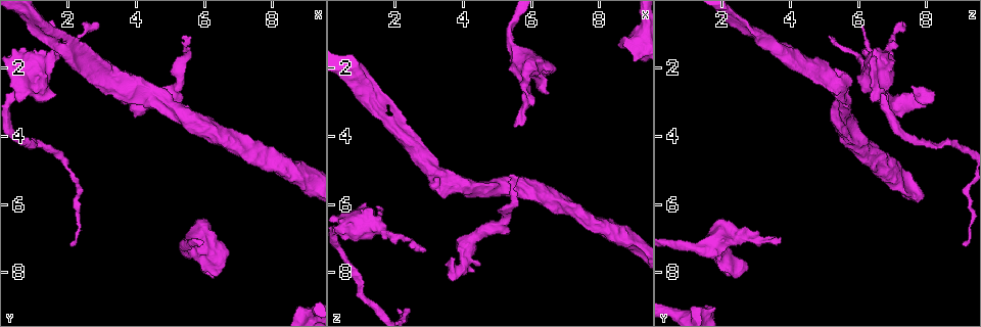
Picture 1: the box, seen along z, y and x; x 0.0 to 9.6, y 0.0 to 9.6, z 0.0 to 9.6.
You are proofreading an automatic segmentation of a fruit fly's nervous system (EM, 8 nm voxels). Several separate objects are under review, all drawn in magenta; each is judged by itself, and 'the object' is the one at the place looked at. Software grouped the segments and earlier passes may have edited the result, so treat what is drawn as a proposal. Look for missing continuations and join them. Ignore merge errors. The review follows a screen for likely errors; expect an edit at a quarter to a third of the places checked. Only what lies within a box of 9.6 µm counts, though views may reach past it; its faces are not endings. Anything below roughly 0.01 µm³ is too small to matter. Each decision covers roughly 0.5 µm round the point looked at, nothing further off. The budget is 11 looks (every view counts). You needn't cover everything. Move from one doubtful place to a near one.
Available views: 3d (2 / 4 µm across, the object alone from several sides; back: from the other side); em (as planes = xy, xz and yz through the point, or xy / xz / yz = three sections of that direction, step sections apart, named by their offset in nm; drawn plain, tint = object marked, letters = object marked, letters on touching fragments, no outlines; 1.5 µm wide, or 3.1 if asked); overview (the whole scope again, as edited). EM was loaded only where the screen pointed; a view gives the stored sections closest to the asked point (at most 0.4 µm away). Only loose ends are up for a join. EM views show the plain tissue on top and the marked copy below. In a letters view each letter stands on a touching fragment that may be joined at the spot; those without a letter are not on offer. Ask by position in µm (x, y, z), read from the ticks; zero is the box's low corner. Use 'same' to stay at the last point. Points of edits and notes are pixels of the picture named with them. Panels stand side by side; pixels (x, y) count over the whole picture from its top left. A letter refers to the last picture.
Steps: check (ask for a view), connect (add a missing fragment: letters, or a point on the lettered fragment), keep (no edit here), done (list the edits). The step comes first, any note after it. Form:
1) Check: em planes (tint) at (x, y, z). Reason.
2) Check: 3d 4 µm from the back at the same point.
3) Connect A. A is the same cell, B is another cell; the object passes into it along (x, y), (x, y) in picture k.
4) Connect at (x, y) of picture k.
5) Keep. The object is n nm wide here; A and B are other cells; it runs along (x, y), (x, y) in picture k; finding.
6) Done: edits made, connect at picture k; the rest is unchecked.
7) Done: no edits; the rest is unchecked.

Check: em planes (letters) at (6.45, 7.80, 2.80). Free end.

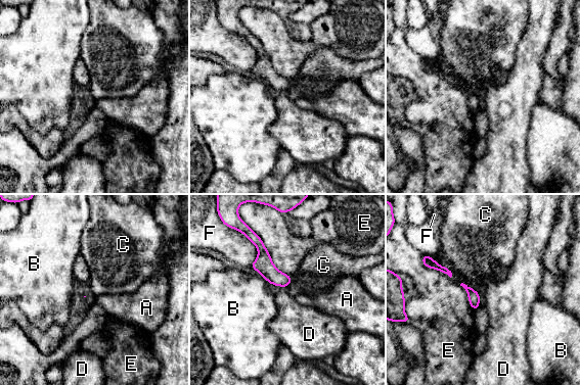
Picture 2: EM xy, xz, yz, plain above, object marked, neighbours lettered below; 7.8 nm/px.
Keep. A, B, C, D, E and F are other cells; none of them fits.

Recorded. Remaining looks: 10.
Check: em yz step 8 (tint) at (5.30, 1.05, 5.15). Long arm stops here.

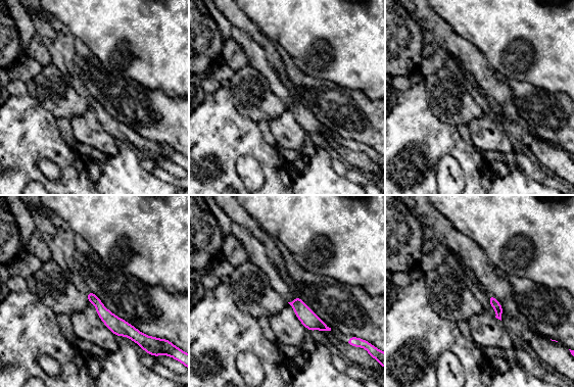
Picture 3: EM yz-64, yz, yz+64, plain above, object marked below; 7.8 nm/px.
Check: em planes (letters) at the same point. Cut it another way.

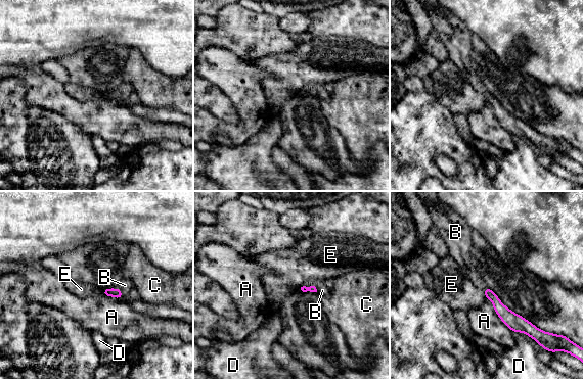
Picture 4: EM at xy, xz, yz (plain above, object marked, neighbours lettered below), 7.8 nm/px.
Connect B. B is the same cell, A, C, D and E are other cells; the object passes into it along (312, 288), (312, 286), (322, 290) in picture 4; the neuron continues.

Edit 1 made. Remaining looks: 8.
Check: overview. Redraw.

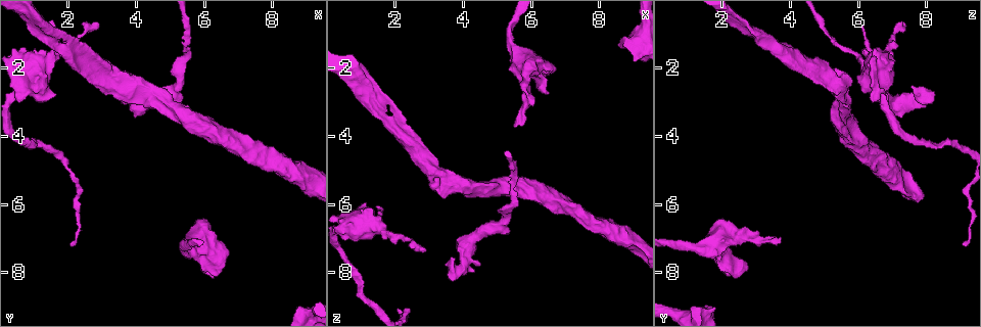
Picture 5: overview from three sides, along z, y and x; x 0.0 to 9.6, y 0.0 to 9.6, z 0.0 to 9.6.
Check: 3d 2 µm at (1.50, 0.65, 6.15). An open end.

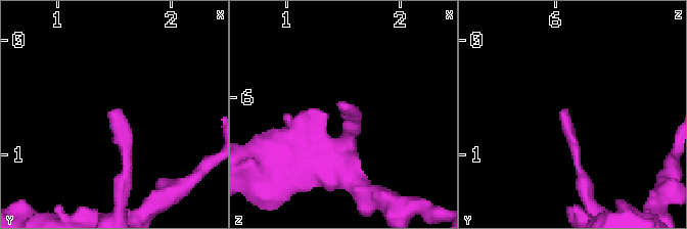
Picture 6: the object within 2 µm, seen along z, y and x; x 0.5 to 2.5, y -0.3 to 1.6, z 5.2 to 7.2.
Check: em yz step 8 (tint) at (1.50, 0.62, 6.08). Now the EM.

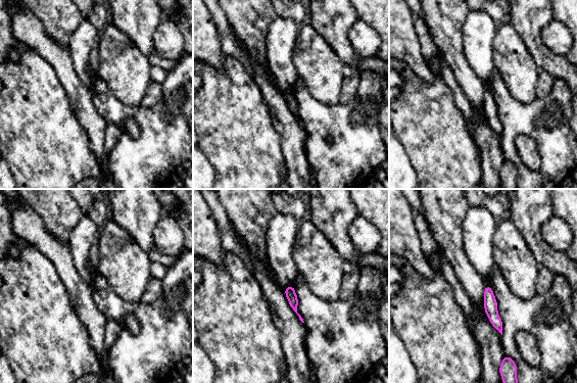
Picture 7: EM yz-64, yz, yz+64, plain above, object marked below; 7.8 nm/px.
Check: em yz step 8 (letters) at the same point. See the neighbours.

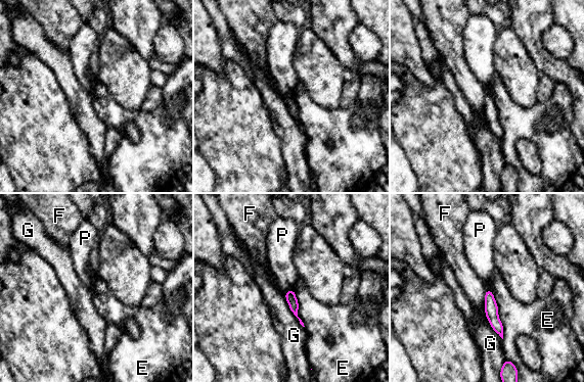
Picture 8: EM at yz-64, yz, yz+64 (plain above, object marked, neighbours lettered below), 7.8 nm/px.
Keep. The object is 80 nm wide here; E, F, G and P are other cells; a border runs along (293, 289), (284, 293) in picture 8; no lettered fragment goes on from it.

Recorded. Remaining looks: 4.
Check: 3d 4 µm at (2.85, 0.60, 7.30). Branch stops here.

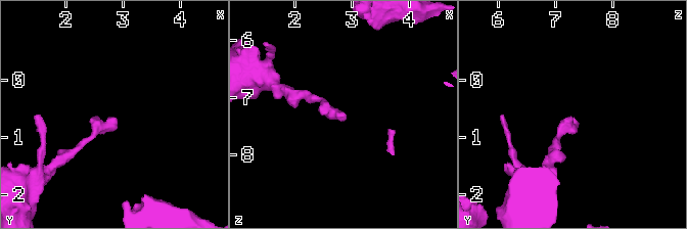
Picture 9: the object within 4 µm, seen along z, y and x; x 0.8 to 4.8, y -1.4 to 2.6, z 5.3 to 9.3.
Check: em planes (letters) at (2.85, 0.65, 7.25).

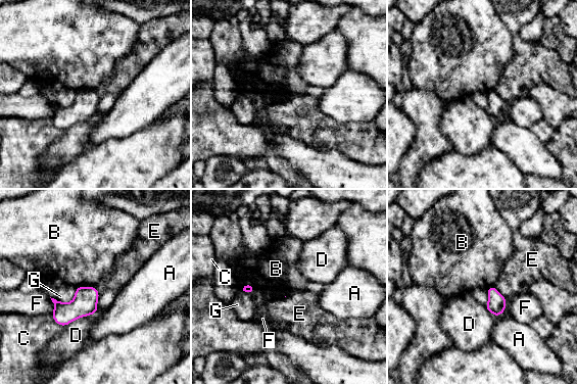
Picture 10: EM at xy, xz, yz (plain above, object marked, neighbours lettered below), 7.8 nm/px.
Keep. A, B, C, D, E, F and G are other cells; a border runs along (77, 286), (94, 287) in picture 10; no lettered fragment goes on from it.

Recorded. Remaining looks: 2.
Done: edits made, connect at picture 4; the rest is unchecked.

